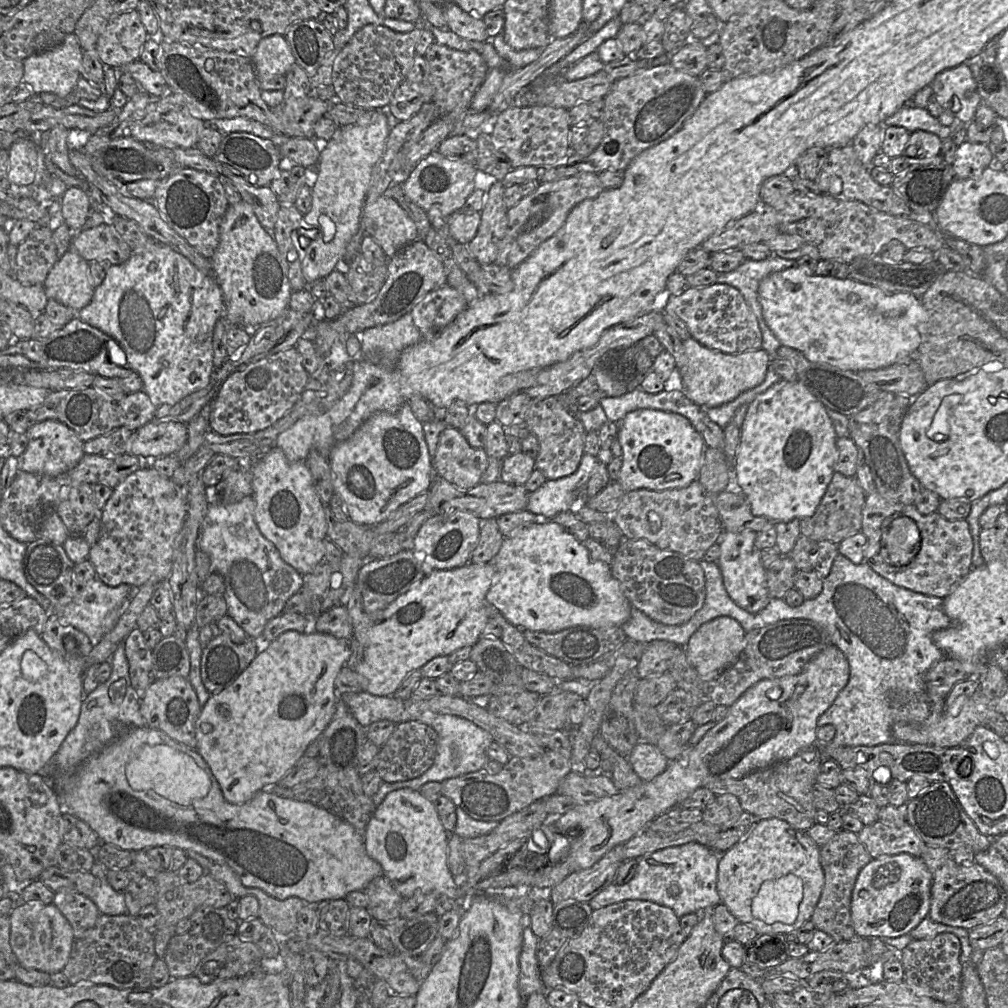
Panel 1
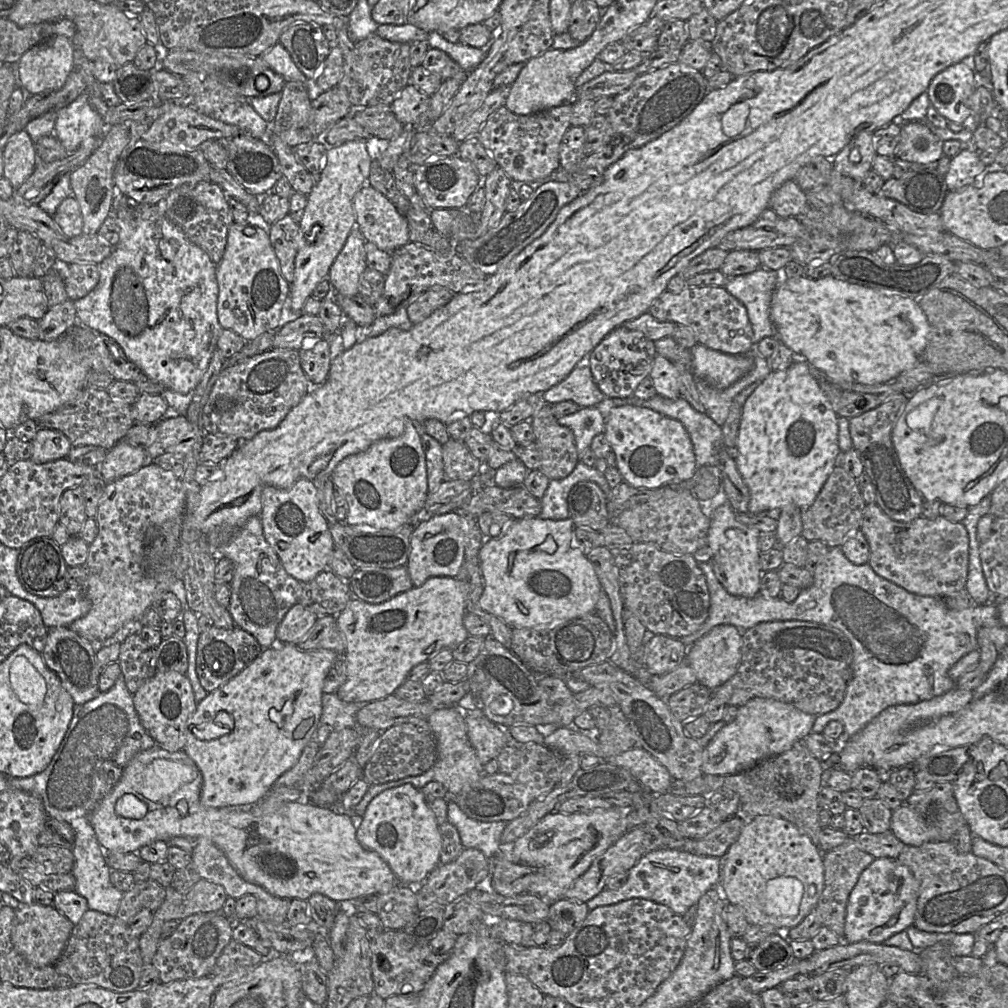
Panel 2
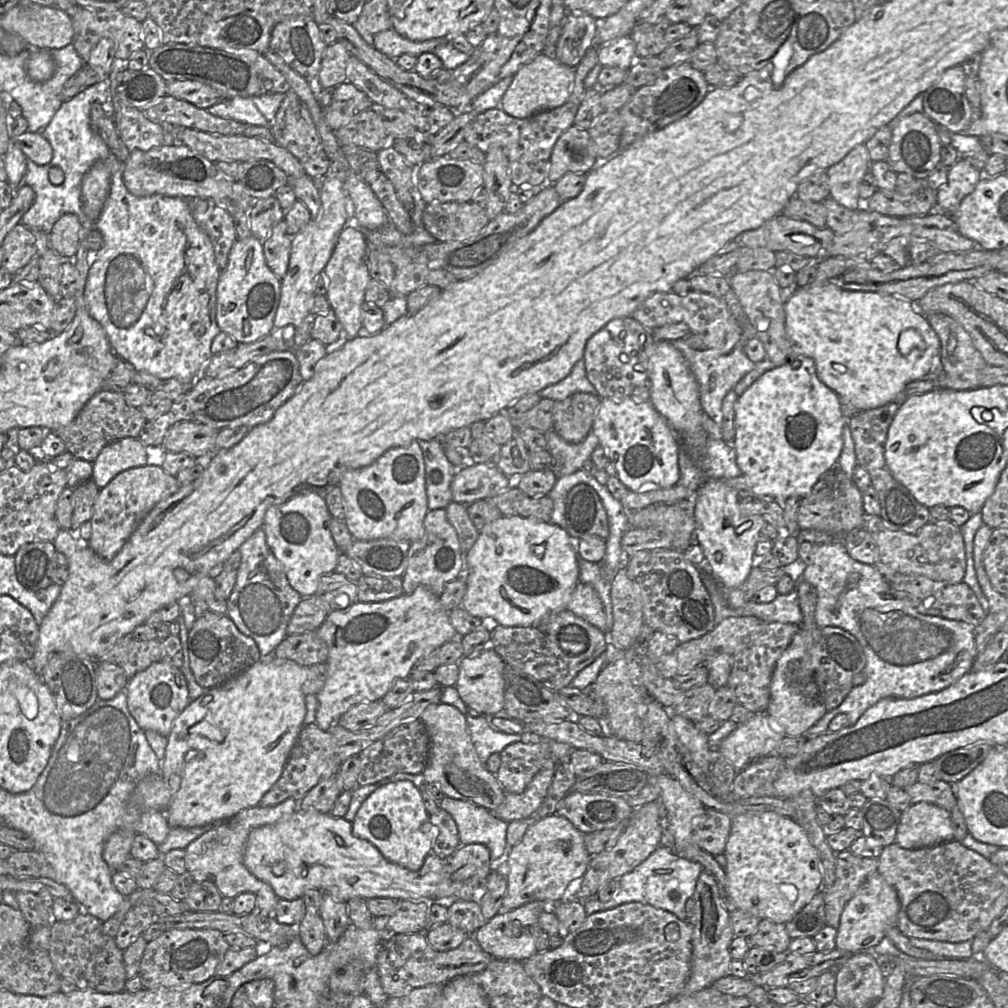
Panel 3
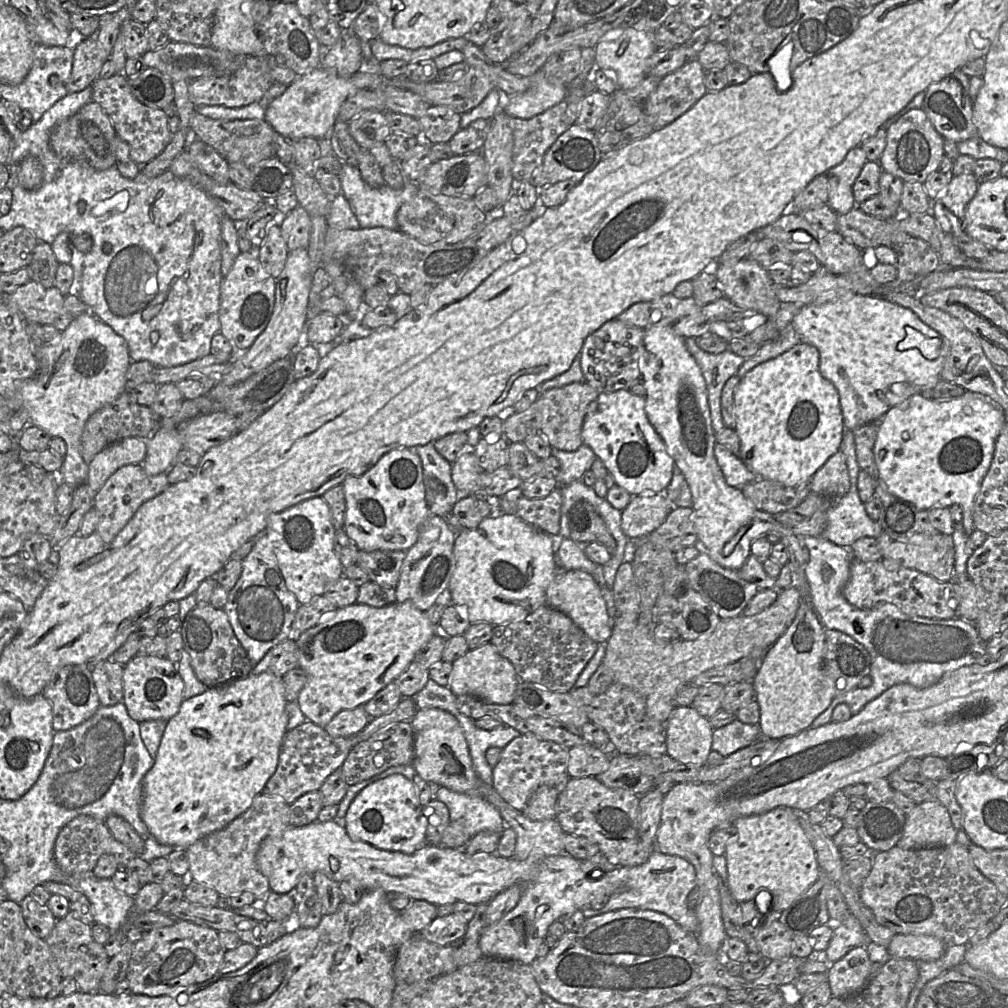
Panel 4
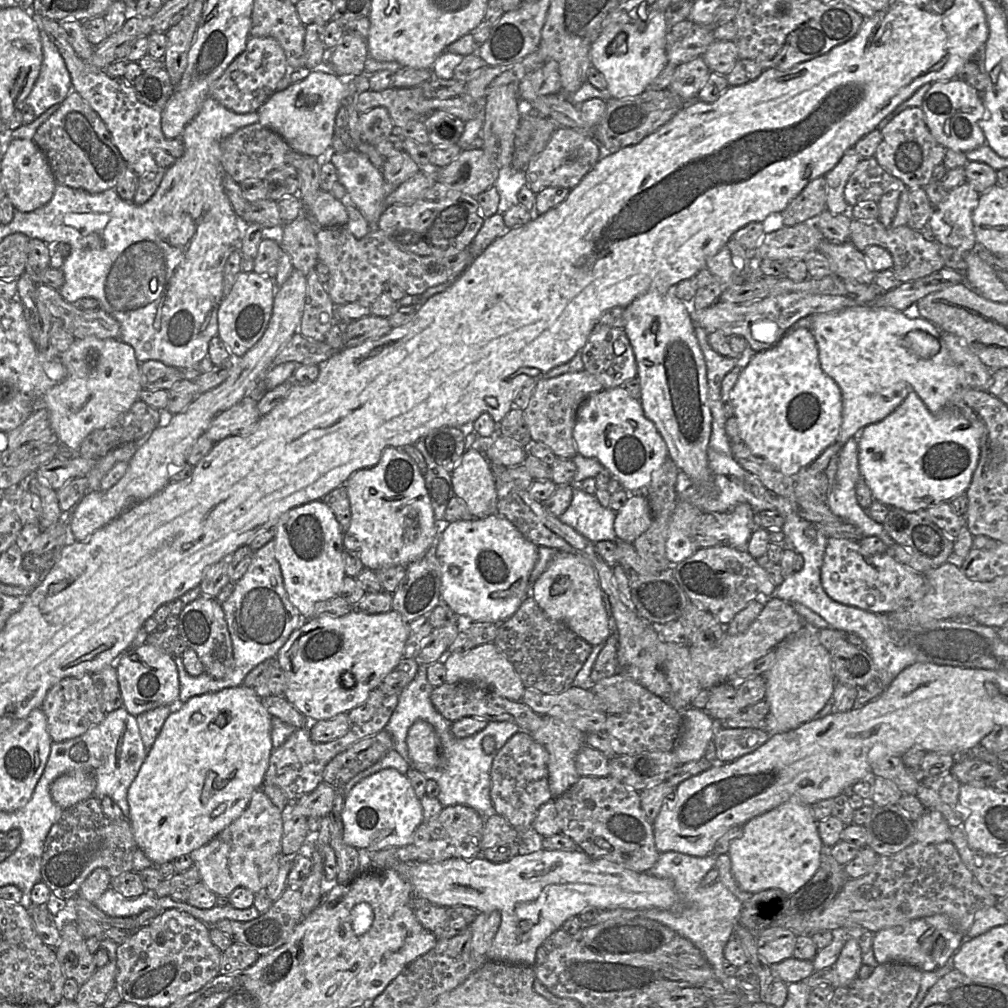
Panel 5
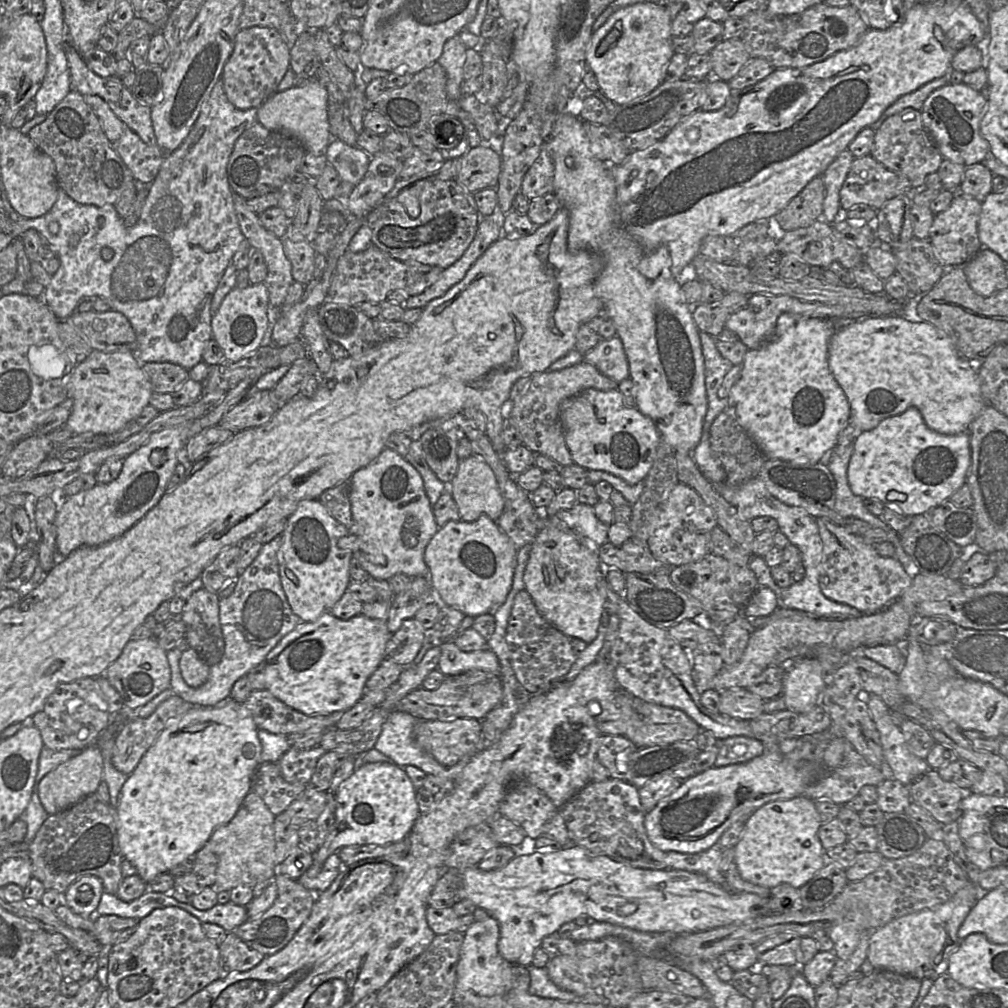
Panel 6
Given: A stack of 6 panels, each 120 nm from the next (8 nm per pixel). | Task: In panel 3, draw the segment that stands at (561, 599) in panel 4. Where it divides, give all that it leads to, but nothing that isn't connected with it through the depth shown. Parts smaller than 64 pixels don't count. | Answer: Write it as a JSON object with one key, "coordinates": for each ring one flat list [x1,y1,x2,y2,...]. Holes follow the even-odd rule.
{"coordinates":[[578,582,575,586,567,610,606,632,606,615,602,602,592,586]]}

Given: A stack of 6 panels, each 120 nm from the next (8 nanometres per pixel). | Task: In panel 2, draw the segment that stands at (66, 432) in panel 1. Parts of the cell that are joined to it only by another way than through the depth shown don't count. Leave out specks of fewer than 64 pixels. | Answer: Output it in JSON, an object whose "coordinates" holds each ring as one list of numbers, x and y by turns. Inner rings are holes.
{"coordinates":[[39,428,31,441,31,460,46,463,66,458,72,445,62,432,50,428]]}

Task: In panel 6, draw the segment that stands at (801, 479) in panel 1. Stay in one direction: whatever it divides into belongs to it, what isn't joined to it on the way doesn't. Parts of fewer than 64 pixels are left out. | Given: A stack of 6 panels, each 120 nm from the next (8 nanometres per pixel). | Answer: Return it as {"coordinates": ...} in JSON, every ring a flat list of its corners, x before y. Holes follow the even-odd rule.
{"coordinates":[[782,313,773,338,757,349,747,350,730,395,739,424,766,458,795,464,817,463,835,446,839,434,849,424,849,402,828,364,828,347,834,332,830,319]]}

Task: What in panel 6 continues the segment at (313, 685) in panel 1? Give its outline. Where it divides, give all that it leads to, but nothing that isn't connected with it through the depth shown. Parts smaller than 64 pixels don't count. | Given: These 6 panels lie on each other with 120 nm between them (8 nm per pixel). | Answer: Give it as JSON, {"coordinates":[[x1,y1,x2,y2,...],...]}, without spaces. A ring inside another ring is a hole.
{"coordinates":[[230,697,220,701,214,707,192,709,173,721,158,736,155,743,143,755,134,771,125,781,119,795,116,807,118,816,118,843,125,860,128,860,137,870,137,875,149,883,162,873,168,873,173,867,182,863,191,854,196,854,210,839,219,827,227,824,236,814,245,796,252,791,252,779,260,763,262,745,258,737,258,728,245,706]]}

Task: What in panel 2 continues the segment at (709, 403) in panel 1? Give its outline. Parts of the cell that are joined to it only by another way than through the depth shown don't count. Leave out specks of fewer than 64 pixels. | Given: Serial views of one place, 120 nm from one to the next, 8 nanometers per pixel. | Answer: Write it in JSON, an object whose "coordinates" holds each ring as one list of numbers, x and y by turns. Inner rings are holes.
{"coordinates":[[698,343,690,349,690,353,695,377,717,389,731,386,746,375,753,366,749,354,724,354]]}

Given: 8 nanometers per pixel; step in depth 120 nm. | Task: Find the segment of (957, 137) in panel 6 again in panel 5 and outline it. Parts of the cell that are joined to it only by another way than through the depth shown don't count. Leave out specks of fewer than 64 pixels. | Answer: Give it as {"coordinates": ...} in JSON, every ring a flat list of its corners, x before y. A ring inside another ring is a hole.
{"coordinates":[[950,79,932,83,924,95,921,108,929,131,945,149,965,153,986,143,984,133,979,127,979,121,984,115,984,103,979,92,967,81]]}

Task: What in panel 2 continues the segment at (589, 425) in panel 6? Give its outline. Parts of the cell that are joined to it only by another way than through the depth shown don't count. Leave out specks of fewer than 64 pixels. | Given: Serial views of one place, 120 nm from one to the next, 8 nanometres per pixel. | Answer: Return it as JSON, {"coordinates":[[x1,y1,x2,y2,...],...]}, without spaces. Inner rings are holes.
{"coordinates":[[631,404,612,408,603,433,616,455,623,482,632,487,656,489,681,483,697,470,693,445,683,424,650,408]]}

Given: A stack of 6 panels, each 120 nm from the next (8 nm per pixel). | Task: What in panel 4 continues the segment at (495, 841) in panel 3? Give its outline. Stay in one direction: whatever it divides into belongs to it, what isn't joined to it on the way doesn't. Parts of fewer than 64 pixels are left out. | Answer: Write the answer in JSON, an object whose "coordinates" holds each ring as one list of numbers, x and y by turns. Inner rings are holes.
{"coordinates":[[440,786,437,799,447,806,450,820,461,824,470,837,484,830,501,833,506,826,499,811,479,795,454,792,446,787]]}

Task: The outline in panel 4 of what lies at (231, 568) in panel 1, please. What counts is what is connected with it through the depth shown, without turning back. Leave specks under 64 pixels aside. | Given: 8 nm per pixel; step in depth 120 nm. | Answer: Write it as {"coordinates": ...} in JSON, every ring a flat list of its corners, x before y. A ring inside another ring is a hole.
{"coordinates":[[265,532,257,537,251,552,241,563,241,576,228,592,223,610,254,667,270,649,291,638,292,623,300,603,285,584,271,542]]}

